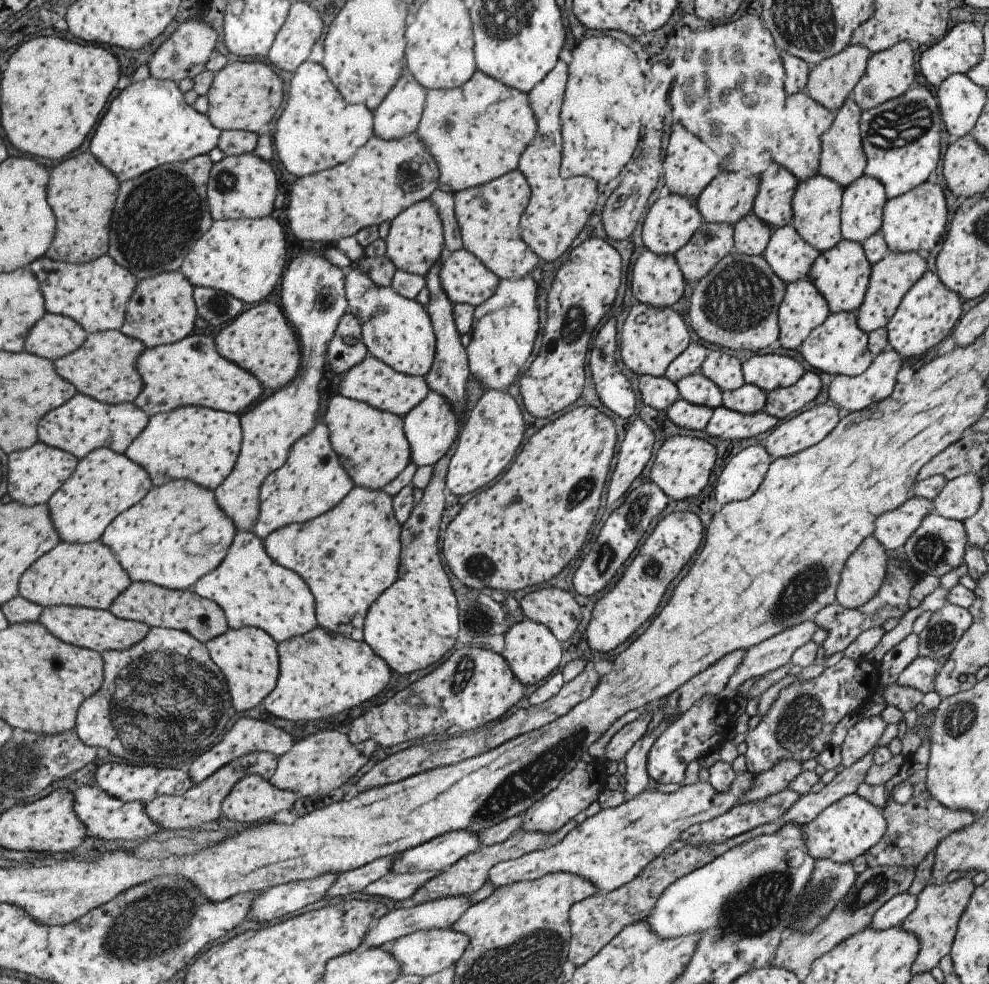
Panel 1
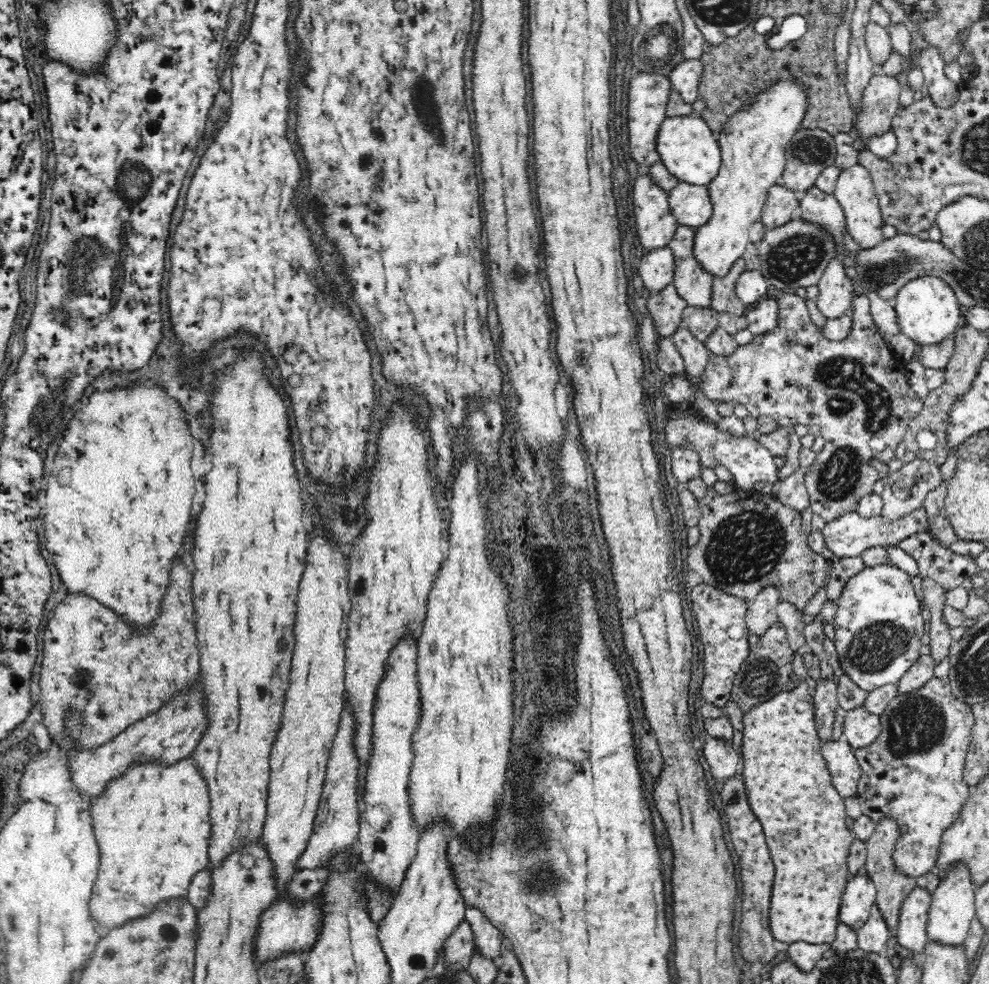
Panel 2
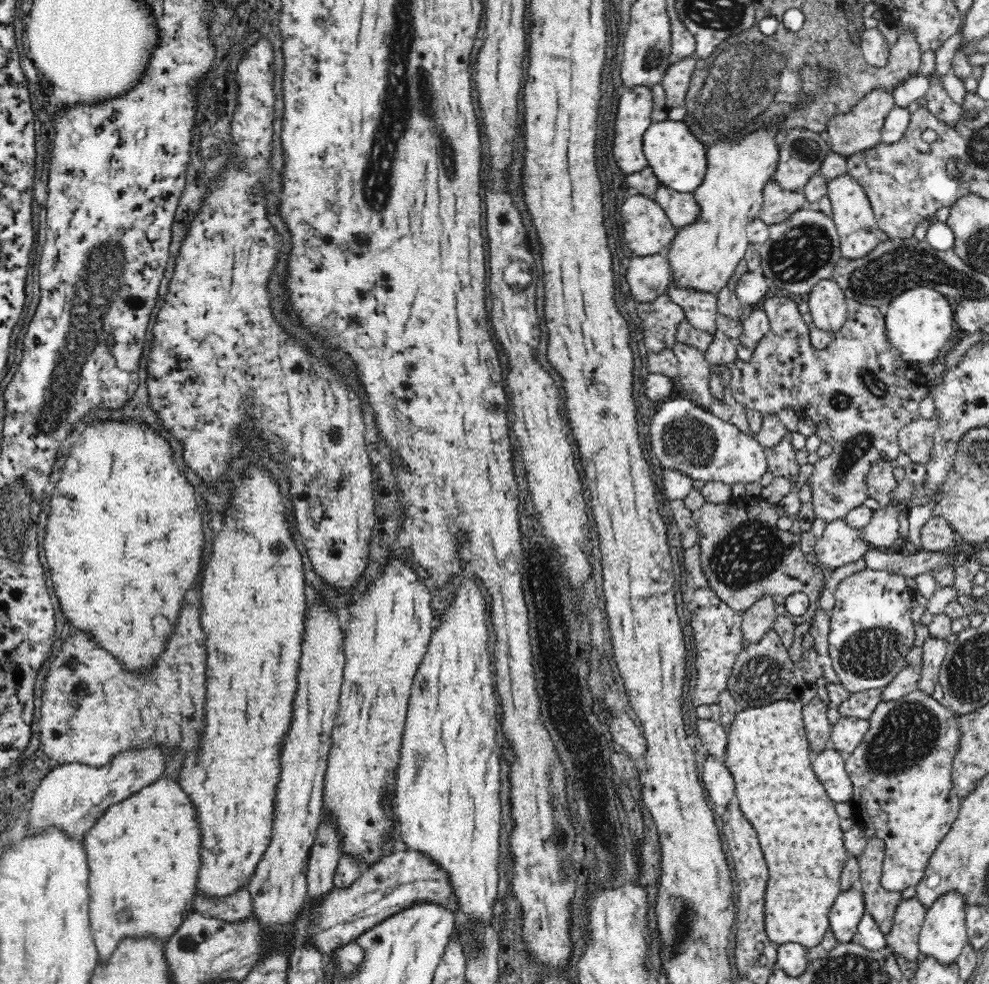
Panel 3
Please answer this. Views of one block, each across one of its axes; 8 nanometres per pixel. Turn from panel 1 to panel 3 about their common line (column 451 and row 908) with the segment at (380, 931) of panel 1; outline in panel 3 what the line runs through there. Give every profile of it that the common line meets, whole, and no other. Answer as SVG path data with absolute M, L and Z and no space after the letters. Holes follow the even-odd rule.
M916 897L901 901L894 916L894 924L884 936L886 944L909 961L919 961L919 934L925 920L926 907Z

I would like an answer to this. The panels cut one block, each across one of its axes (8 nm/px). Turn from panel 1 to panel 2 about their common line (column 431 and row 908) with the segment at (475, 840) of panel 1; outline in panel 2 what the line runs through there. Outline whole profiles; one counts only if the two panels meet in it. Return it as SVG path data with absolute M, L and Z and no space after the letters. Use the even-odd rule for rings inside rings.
M866 872L854 876L844 892L839 922L844 923L855 931L862 928L870 916L872 905L875 903L876 887Z

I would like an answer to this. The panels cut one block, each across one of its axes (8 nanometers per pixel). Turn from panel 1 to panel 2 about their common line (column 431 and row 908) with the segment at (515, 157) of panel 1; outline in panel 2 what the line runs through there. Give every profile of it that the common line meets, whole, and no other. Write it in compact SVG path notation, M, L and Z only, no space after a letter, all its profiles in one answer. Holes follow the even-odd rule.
M184 758L169 765L158 760L143 763L134 761L95 798L91 804L91 815L100 864L89 911L102 934L148 914L160 901L186 897L194 875L208 865L209 840L212 835L210 795L208 783L193 758Z

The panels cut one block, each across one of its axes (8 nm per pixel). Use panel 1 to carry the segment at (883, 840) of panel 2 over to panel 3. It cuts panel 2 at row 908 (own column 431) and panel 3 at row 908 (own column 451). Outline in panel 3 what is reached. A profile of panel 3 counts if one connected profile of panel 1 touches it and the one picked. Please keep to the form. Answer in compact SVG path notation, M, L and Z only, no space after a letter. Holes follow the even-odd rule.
M878 837L868 839L862 854L858 856L860 881L857 886L864 895L866 912L872 915L880 930L886 935L894 924L894 916L902 901L902 893L882 887L880 880L884 859L884 841Z

